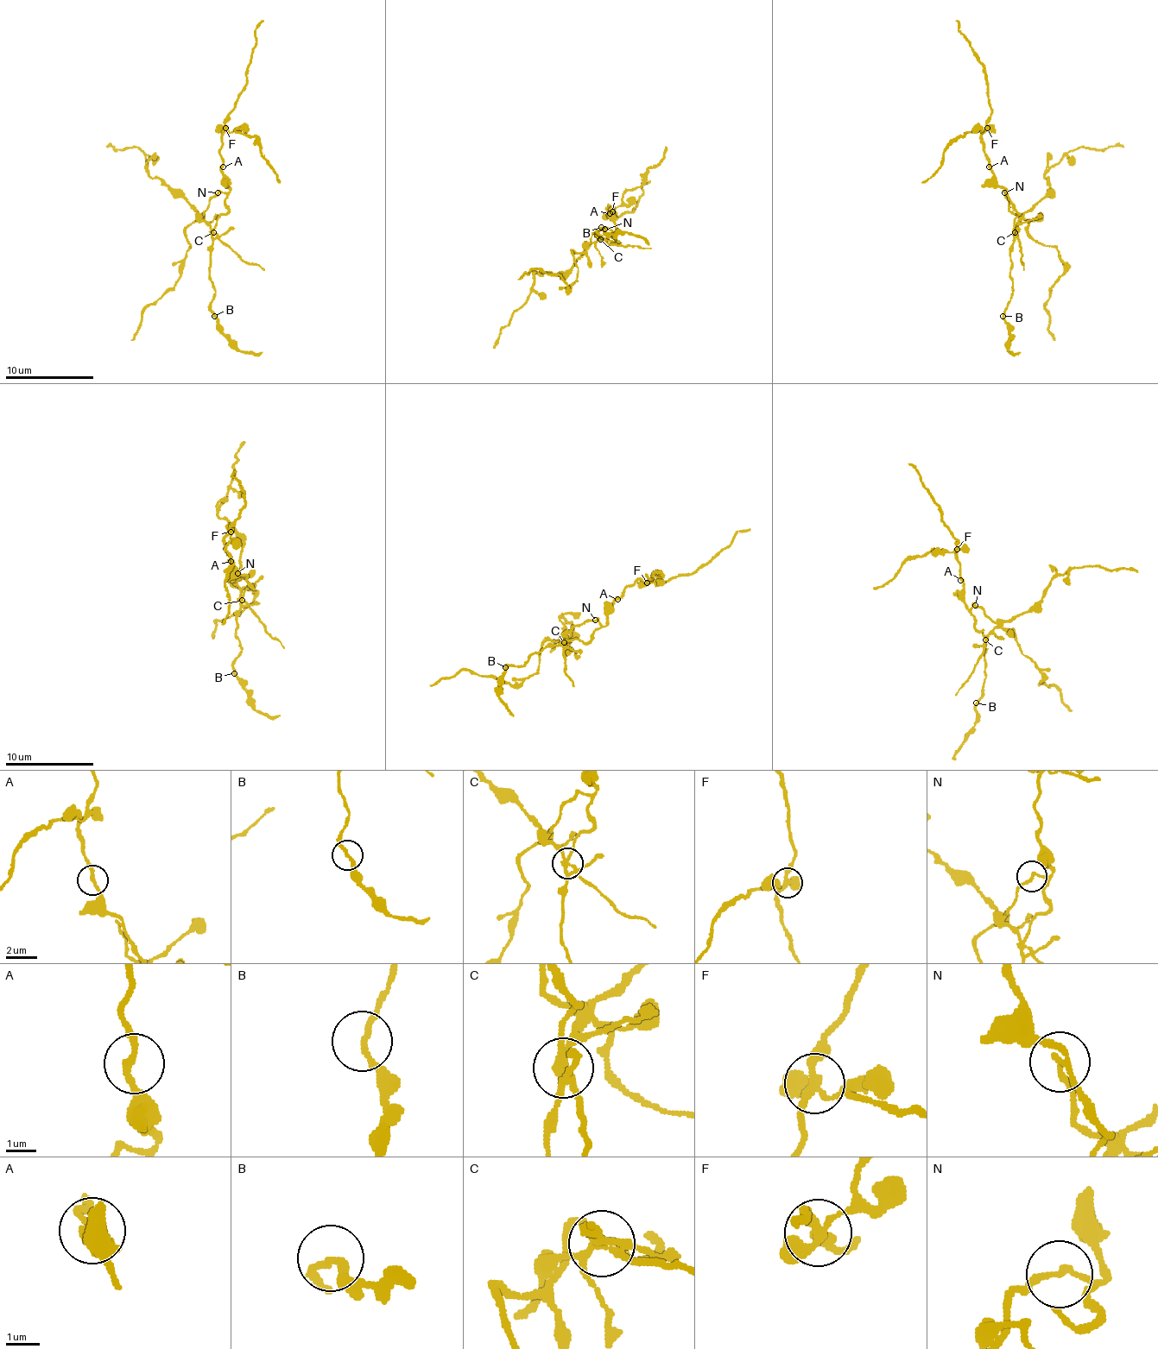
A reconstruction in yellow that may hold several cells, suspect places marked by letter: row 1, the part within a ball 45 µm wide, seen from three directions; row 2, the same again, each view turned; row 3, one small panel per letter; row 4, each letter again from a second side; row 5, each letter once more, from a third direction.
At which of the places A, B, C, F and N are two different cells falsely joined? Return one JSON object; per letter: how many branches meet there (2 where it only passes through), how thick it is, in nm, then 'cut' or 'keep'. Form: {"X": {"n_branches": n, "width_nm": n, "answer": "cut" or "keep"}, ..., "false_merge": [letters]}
{"A": {"n_branches": 2, "width_nm": 200, "answer": "keep"}, "B": {"n_branches": 2, "width_nm": 180, "answer": "keep"}, "C": {"n_branches": 5, "width_nm": 240, "answer": "cut"}, "F": {"n_branches": 4, "width_nm": 300, "answer": "cut"}, "N": {"n_branches": 2, "width_nm": 170, "answer": "cut"}, "false_merge": ["C", "F", "N"]}

